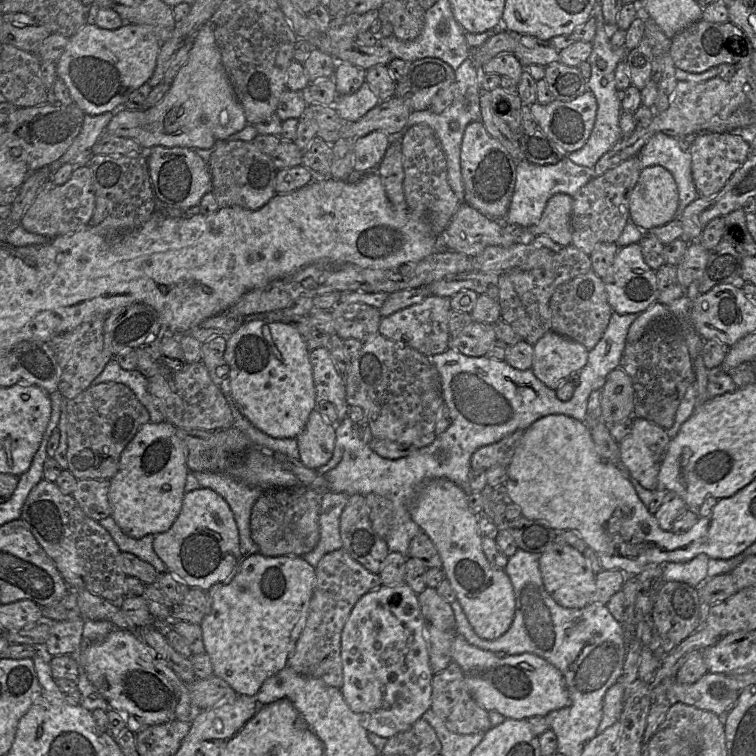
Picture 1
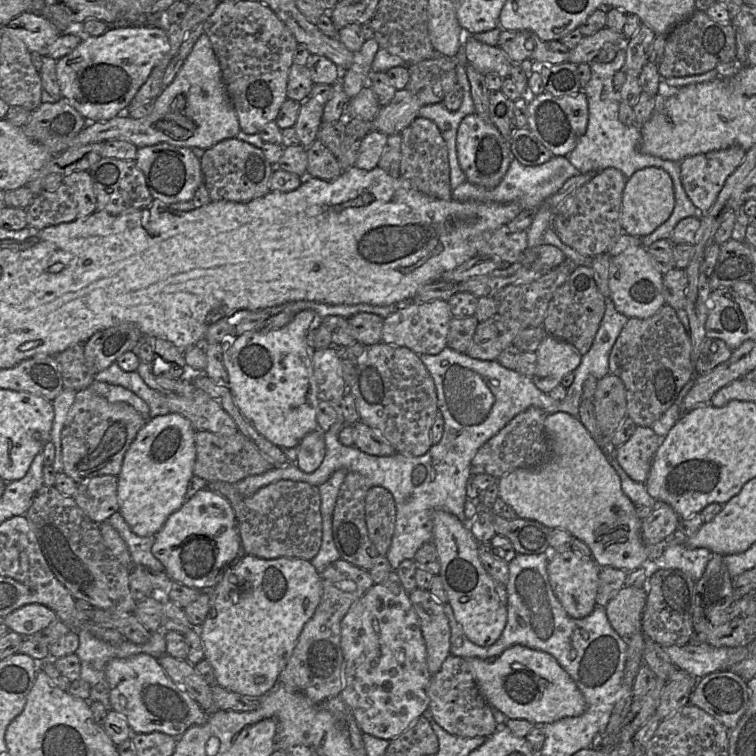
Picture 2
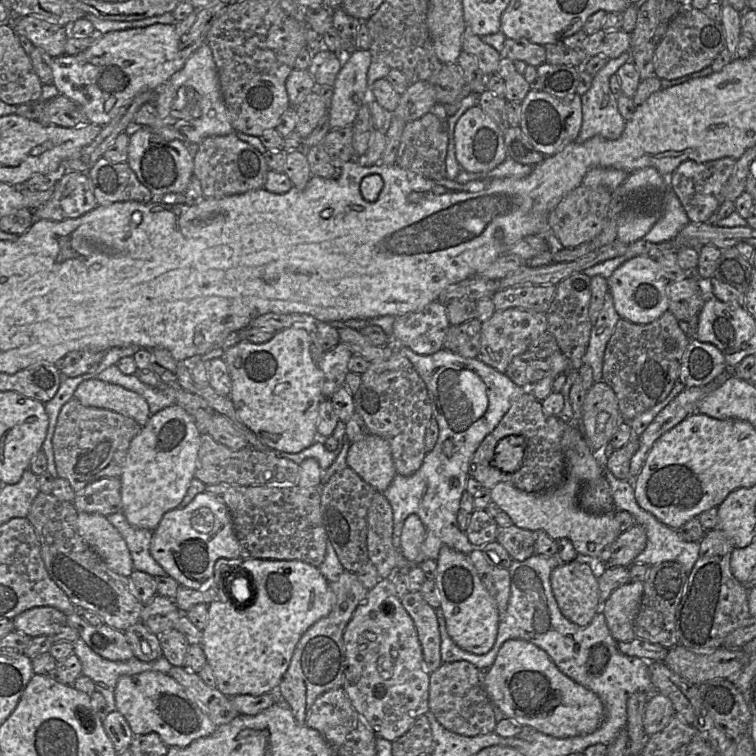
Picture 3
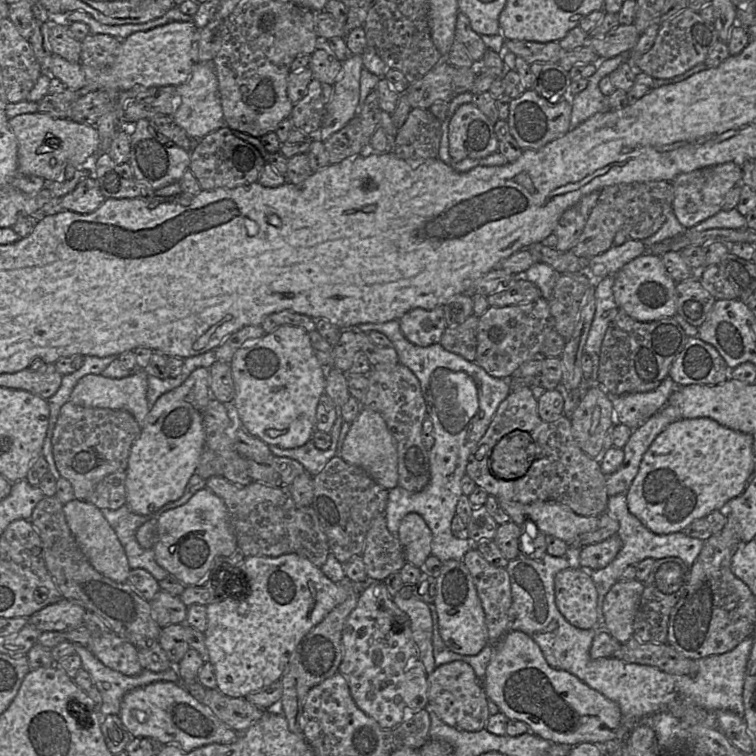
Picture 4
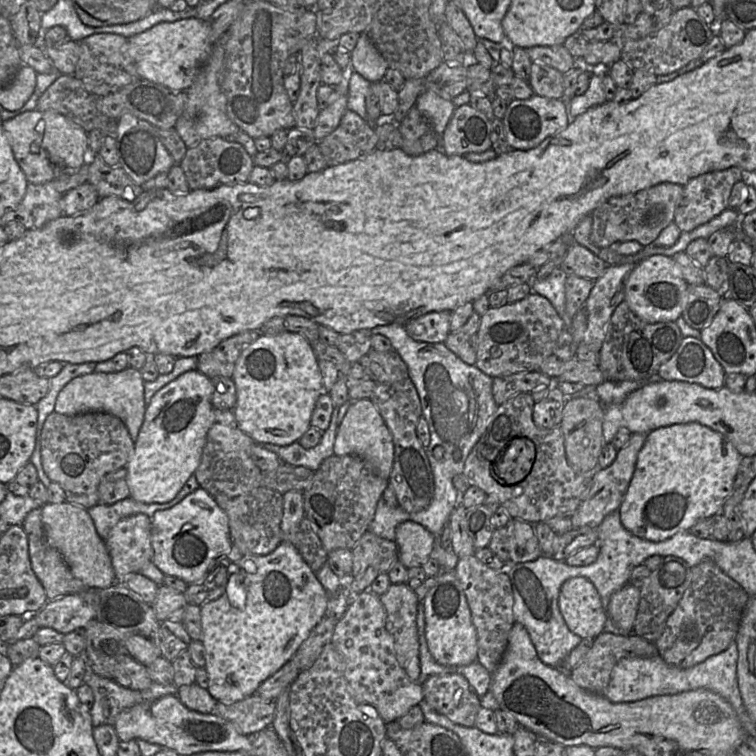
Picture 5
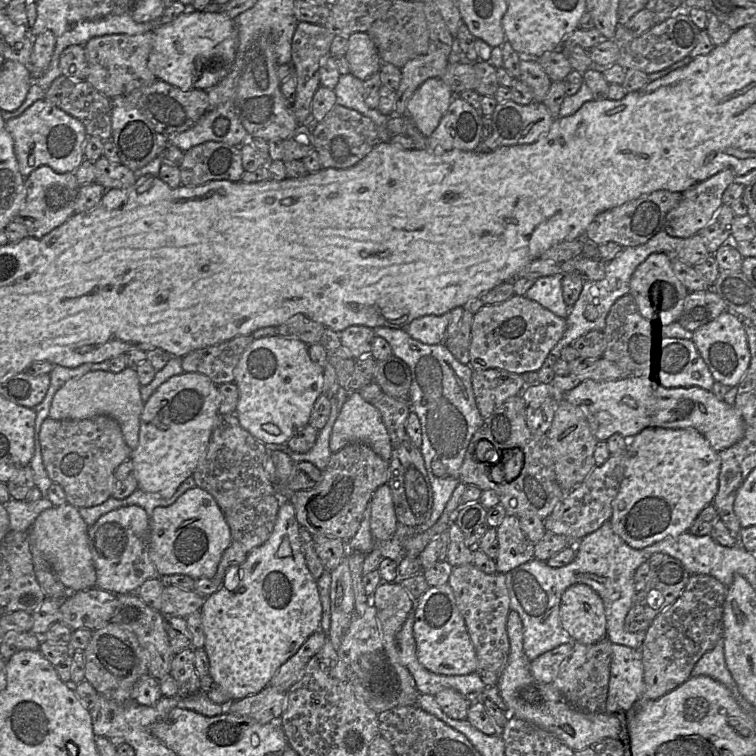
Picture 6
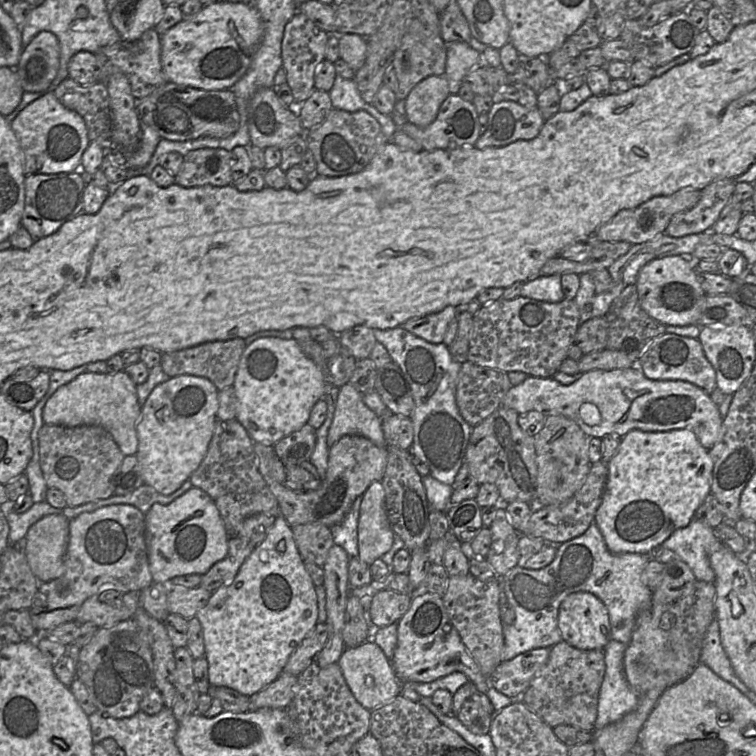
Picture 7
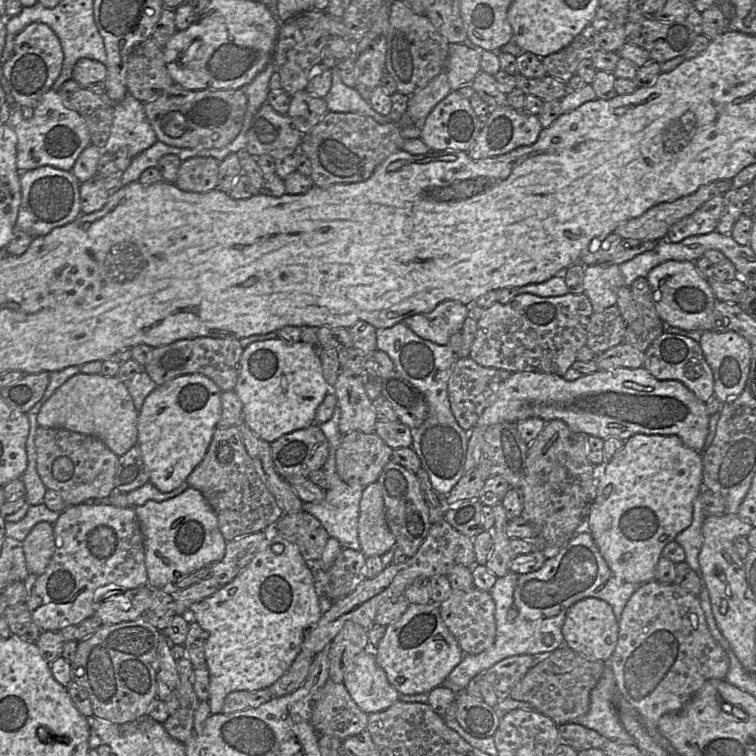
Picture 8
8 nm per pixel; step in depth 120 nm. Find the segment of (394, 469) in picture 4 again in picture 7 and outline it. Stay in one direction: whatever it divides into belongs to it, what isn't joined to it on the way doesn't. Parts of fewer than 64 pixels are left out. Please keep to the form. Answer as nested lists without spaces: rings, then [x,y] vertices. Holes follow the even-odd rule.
[[[350,383],[339,387],[334,417],[328,430],[327,446],[330,448],[346,435],[361,435],[379,447],[388,447],[382,419],[364,403],[363,394]]]

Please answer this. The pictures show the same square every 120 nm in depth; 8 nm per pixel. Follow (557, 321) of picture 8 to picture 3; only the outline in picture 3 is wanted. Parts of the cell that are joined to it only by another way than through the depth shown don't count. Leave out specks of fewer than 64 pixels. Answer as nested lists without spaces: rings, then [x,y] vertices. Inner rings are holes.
[[[523,308],[496,310],[493,315],[482,322],[480,349],[477,359],[504,373],[511,360],[528,350],[530,343],[547,331],[546,313]]]

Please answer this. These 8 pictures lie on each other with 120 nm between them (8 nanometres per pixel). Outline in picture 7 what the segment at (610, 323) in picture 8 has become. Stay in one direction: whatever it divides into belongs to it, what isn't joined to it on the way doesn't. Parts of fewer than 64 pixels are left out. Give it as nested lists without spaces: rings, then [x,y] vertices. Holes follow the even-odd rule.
[[[604,315],[581,323],[574,337],[574,344],[586,355],[605,349],[607,338],[608,321]]]

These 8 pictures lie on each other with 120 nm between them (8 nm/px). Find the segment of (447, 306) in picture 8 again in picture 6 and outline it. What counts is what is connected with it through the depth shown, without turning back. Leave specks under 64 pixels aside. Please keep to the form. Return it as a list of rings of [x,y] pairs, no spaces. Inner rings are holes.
[[[451,313],[443,315],[425,315],[414,319],[403,327],[412,338],[429,345],[444,344],[444,333],[451,319]]]

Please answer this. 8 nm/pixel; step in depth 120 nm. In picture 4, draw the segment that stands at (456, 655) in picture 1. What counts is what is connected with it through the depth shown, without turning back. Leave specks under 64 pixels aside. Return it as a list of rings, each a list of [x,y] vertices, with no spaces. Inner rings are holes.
[[[521,631],[508,632],[495,646],[481,684],[487,698],[492,700],[509,720],[525,722],[529,726],[529,733],[552,743],[575,746],[588,742],[603,745],[614,740],[624,740],[624,725],[619,705],[575,675],[552,668],[545,660],[539,645]]]

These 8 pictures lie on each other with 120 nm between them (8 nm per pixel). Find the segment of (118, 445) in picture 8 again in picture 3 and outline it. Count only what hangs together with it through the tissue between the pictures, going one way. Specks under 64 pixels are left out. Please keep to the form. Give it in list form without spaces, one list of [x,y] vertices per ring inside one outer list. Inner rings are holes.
[[[95,377],[80,383],[74,398],[84,406],[109,409],[133,418],[141,427],[146,425],[151,416],[149,405],[141,395]]]

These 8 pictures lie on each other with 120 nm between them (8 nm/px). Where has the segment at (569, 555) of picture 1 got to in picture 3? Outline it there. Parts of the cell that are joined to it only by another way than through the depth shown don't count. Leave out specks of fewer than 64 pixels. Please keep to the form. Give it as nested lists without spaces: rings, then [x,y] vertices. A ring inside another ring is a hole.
[[[575,560],[563,563],[552,571],[553,595],[562,614],[571,622],[586,626],[600,610],[600,575],[595,562]]]

